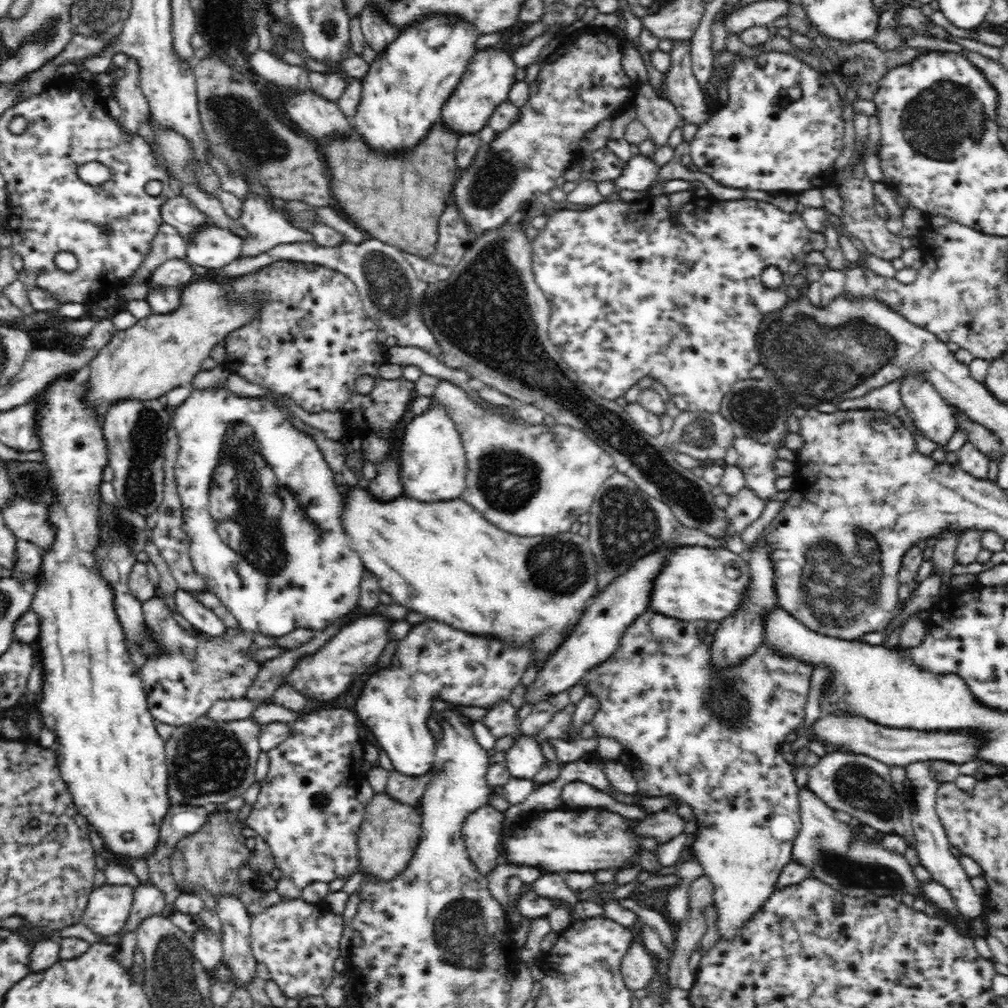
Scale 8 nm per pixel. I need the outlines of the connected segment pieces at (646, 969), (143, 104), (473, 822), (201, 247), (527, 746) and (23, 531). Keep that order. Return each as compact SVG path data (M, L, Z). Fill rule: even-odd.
M632 940L630 948L622 956L620 968L626 988L636 992L650 984L650 978L654 976L656 969L656 959L647 951L643 943Z
M127 56L123 68L125 73L113 88L113 95L121 108L120 116L115 120L128 135L138 135L140 121L149 117L149 104L140 88L138 61Z
M487 803L470 812L462 824L462 838L469 859L484 876L502 863L498 846L503 820L503 813Z
M206 222L187 242L186 259L213 271L241 256L243 239L234 232Z
M520 735L512 746L505 751L504 765L510 771L511 777L531 780L536 776L546 759L542 749L533 736Z
M12 494L2 516L18 539L34 543L42 551L54 544L54 527L50 525L48 509L42 503Z

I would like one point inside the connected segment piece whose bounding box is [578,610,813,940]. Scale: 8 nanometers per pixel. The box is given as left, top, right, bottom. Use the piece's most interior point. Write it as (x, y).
(709, 738)

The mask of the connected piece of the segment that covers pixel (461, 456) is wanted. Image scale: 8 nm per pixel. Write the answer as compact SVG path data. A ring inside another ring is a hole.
M431 402L428 411L416 415L406 425L400 455L403 494L420 502L461 498L466 488L466 451L460 433L445 408Z

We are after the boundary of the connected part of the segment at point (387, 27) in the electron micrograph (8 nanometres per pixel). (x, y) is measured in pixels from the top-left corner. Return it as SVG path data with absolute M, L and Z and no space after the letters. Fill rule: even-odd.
M369 2L362 10L360 24L365 42L376 52L386 50L386 46L396 40L398 30L393 28L391 24L388 24L383 14L377 12Z

